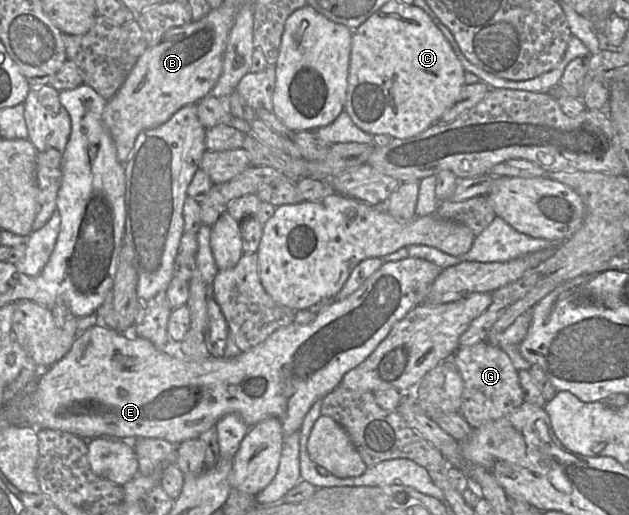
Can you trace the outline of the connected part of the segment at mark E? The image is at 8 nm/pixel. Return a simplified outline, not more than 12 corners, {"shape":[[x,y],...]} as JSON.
{"shape":[[385,262],[231,359],[95,325],[24,423],[178,445],[223,416],[286,437],[442,270]]}

